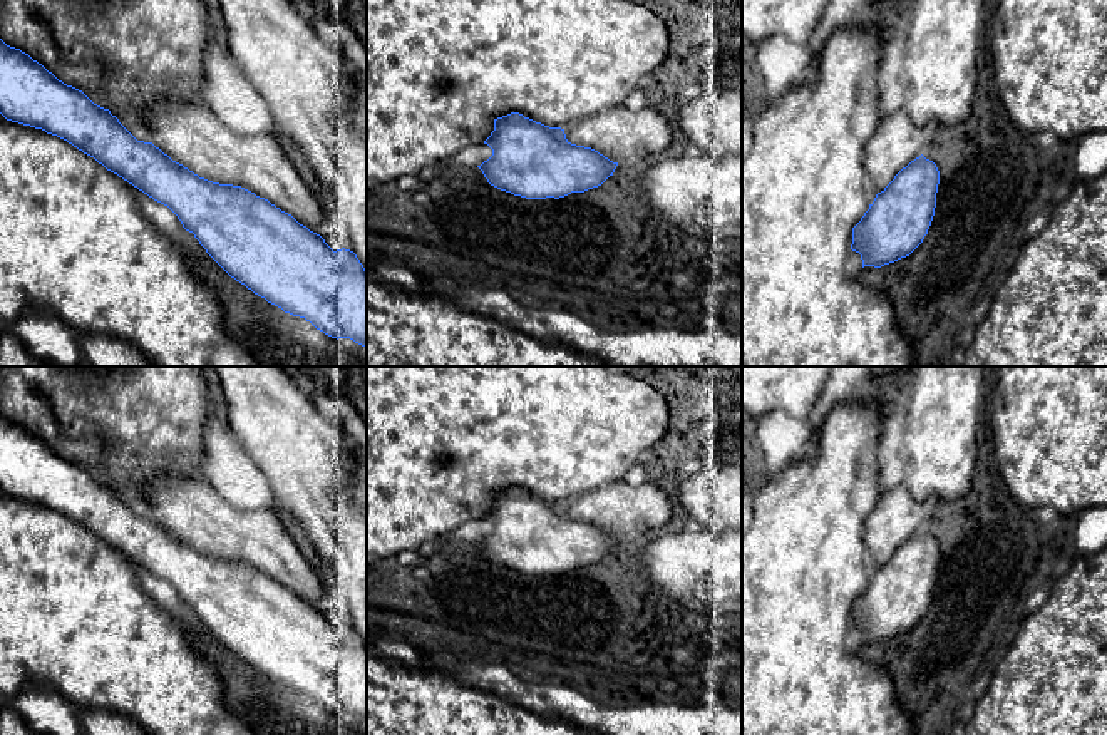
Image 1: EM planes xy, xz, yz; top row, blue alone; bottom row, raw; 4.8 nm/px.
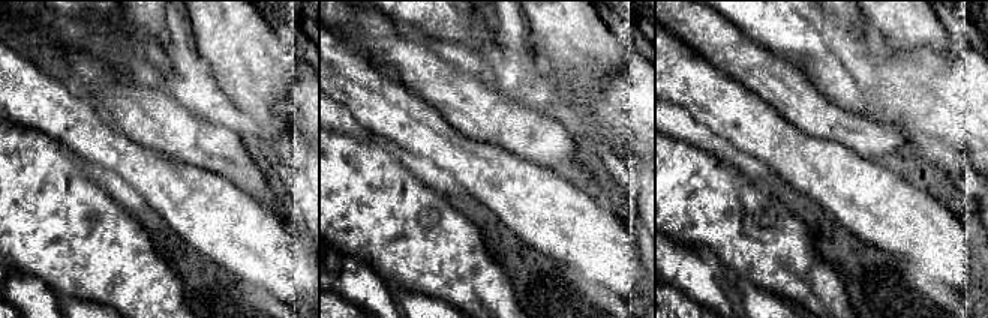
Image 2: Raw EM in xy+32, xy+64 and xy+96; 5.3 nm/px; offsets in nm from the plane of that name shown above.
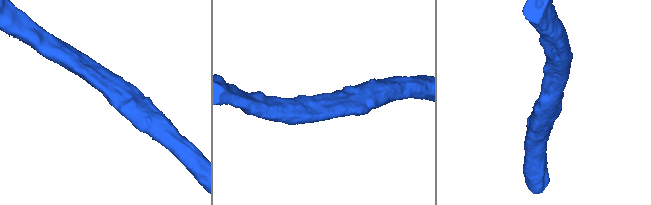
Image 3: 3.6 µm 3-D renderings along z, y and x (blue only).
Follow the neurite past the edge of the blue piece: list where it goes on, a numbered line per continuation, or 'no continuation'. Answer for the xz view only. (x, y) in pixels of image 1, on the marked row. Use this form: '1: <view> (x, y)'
no continuation

